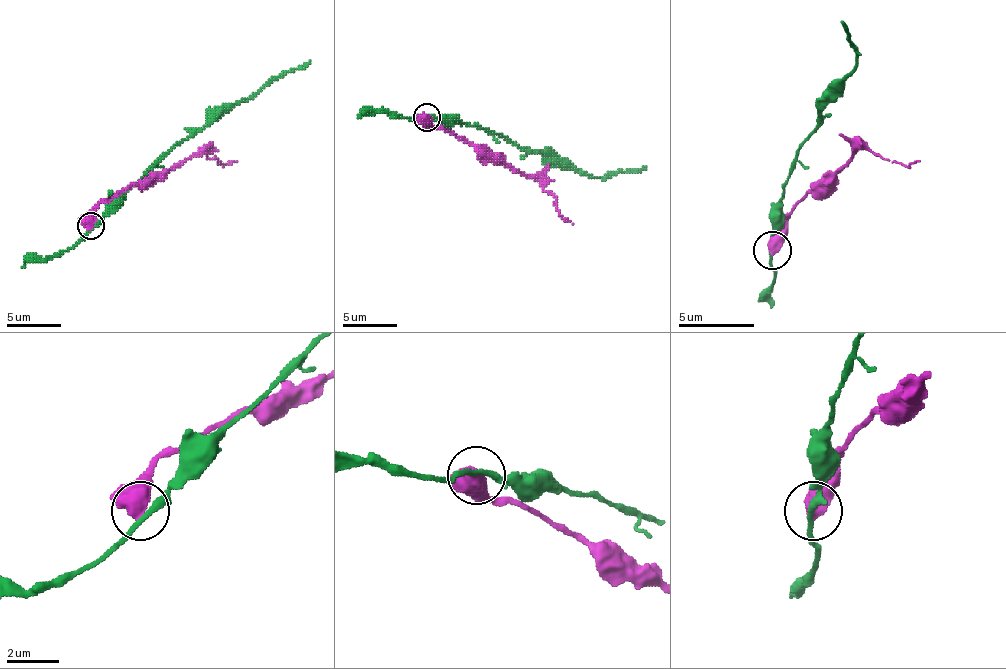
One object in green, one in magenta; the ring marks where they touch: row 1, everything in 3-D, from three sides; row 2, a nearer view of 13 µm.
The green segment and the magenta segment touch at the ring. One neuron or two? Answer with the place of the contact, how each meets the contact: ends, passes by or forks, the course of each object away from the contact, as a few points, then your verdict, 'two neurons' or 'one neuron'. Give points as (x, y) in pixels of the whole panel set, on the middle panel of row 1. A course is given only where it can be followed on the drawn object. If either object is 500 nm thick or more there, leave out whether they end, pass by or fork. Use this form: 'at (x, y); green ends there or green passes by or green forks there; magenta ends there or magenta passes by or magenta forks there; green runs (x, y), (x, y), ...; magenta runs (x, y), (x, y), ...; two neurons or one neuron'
at (426, 117); green runs (428, 118), (458, 118), (502, 134), (513, 145), (545, 150), (562, 164), (594, 177), (640, 172), (646, 167); magenta runs (426, 118), (437, 129), (447, 129), (467, 142), (483, 145), (537, 180), (556, 199), (556, 210), (572, 224); one neuron

